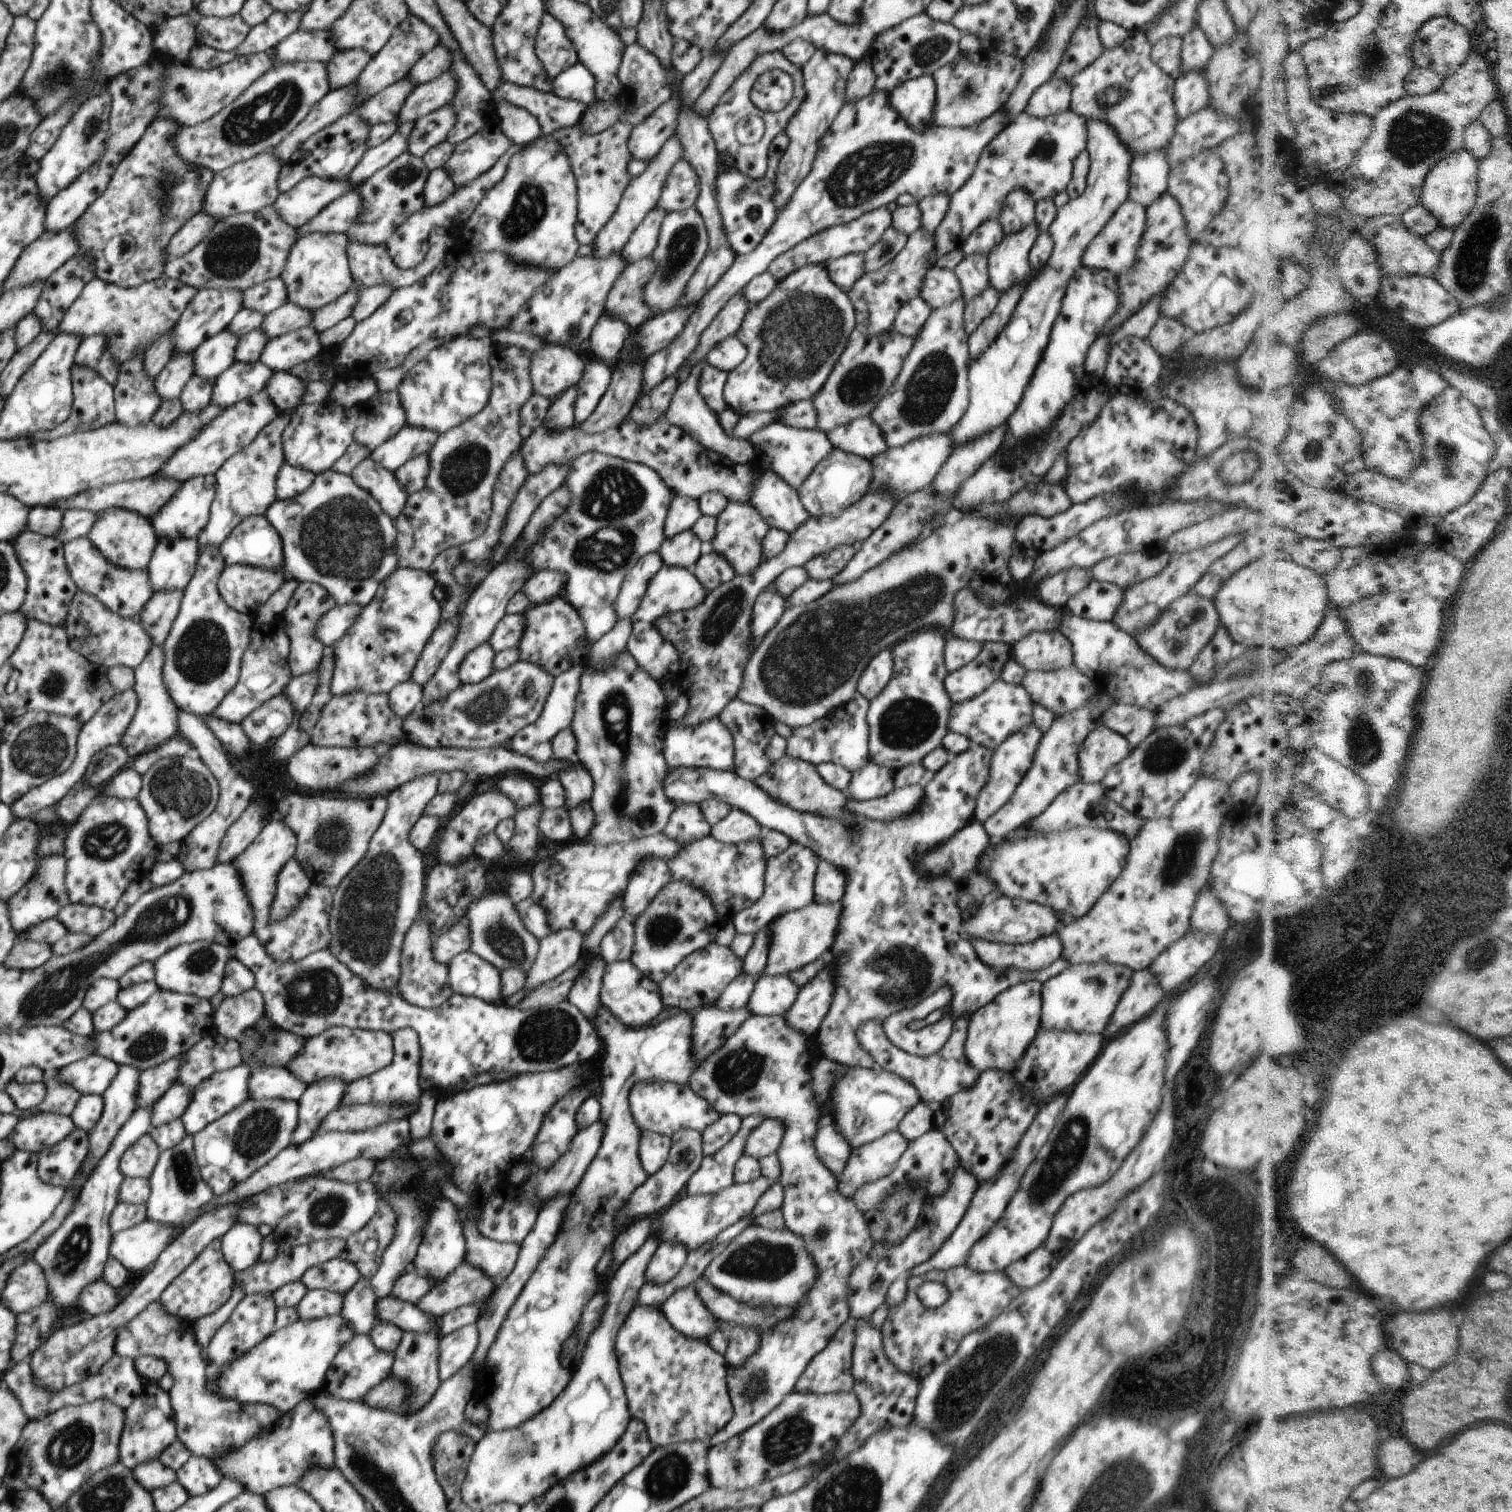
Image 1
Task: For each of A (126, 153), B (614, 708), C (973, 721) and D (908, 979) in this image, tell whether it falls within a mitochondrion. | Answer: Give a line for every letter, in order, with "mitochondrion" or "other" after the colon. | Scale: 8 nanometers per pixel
A: other
B: mitochondrion
C: mitochondrion
D: mitochondrion

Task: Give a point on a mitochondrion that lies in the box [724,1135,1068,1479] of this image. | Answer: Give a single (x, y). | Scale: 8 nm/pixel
(967, 1389)

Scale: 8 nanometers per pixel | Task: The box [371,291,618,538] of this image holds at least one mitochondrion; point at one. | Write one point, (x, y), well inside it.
(464, 469)

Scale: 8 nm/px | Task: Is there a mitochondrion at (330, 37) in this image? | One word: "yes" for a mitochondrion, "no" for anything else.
no

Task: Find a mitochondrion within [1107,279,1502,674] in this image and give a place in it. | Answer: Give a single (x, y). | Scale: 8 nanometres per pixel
(1446, 456)

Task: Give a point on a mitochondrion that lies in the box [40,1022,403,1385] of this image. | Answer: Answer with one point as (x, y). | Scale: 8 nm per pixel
(254, 1133)

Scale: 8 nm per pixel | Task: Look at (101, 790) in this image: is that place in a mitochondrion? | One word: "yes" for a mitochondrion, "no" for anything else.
no

